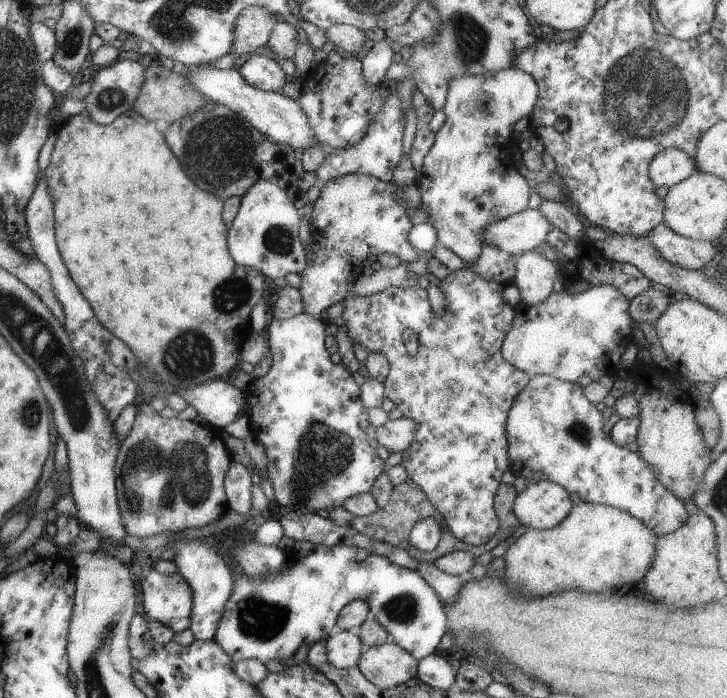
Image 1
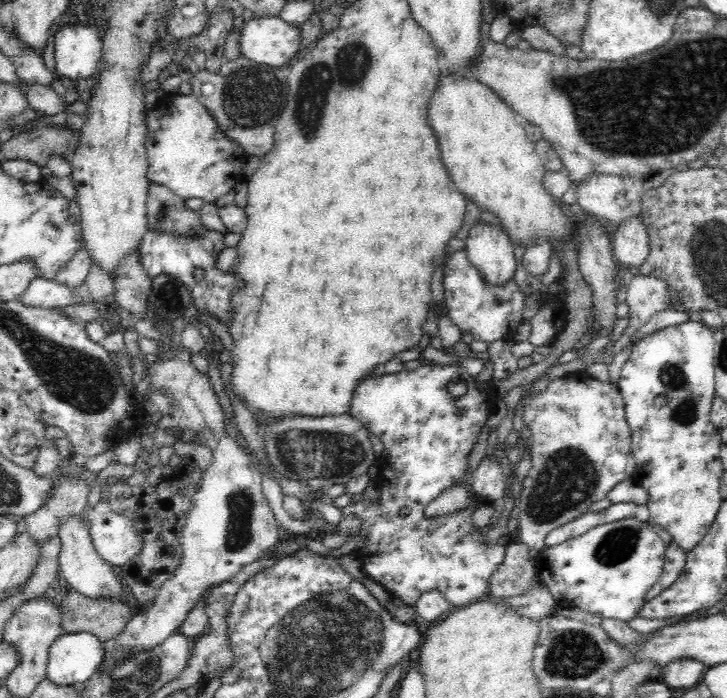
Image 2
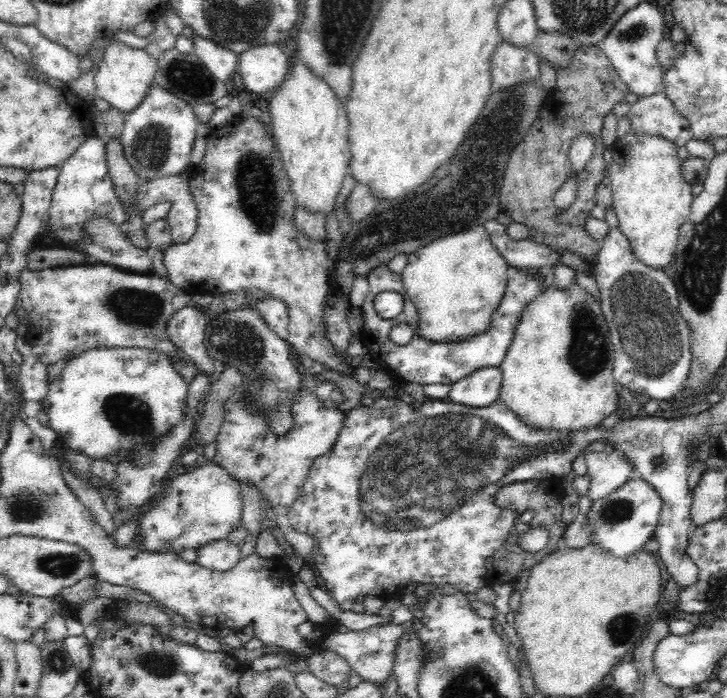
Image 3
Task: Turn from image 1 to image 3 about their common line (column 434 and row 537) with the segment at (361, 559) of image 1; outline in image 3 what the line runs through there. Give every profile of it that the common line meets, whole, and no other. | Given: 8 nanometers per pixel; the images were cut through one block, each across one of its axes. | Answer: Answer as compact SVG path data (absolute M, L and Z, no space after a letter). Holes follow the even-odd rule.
M640 477L628 480L611 495L592 503L592 507L587 513L587 521L594 529L592 543L620 558L627 558L638 553L648 539L653 539L662 507L661 496L648 481Z

